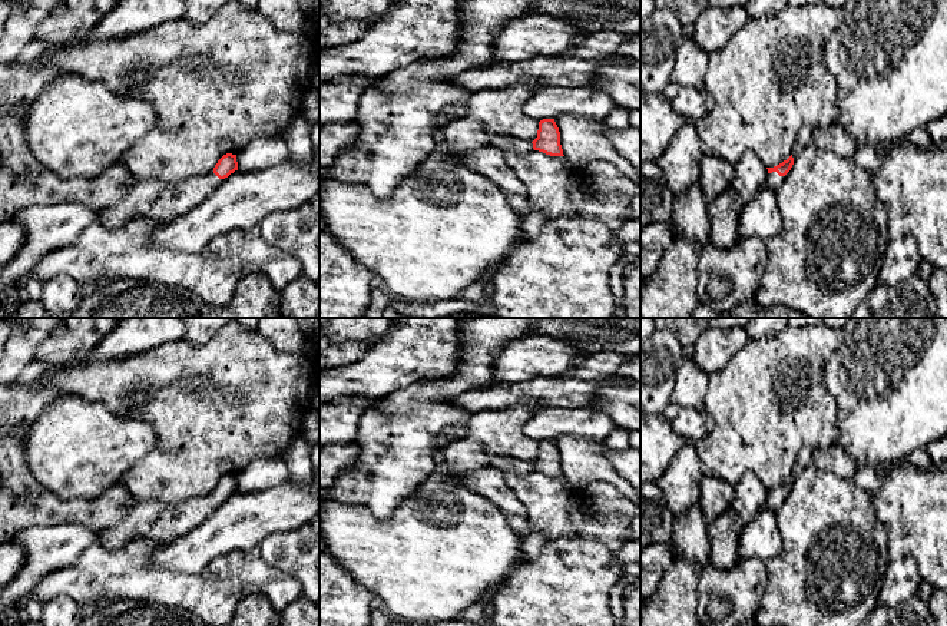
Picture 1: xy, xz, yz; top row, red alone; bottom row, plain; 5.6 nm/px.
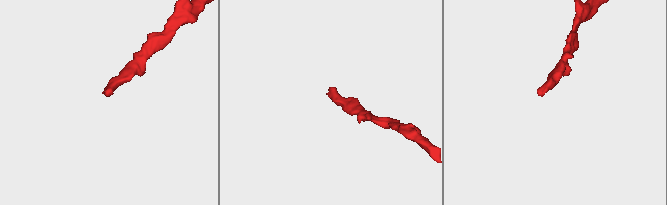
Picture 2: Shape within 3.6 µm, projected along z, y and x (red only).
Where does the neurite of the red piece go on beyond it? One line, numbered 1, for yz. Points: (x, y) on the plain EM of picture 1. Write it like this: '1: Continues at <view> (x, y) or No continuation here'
1: Continues at yz (774, 502)

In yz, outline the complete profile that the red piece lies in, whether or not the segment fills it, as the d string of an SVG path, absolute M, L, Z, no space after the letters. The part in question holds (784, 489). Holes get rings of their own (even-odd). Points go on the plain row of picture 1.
M791 476L782 484L779 484L774 488L766 488L768 490L766 506L769 507L769 510L772 510L775 514L778 513L782 503L789 496L792 486L794 486L794 478Z

